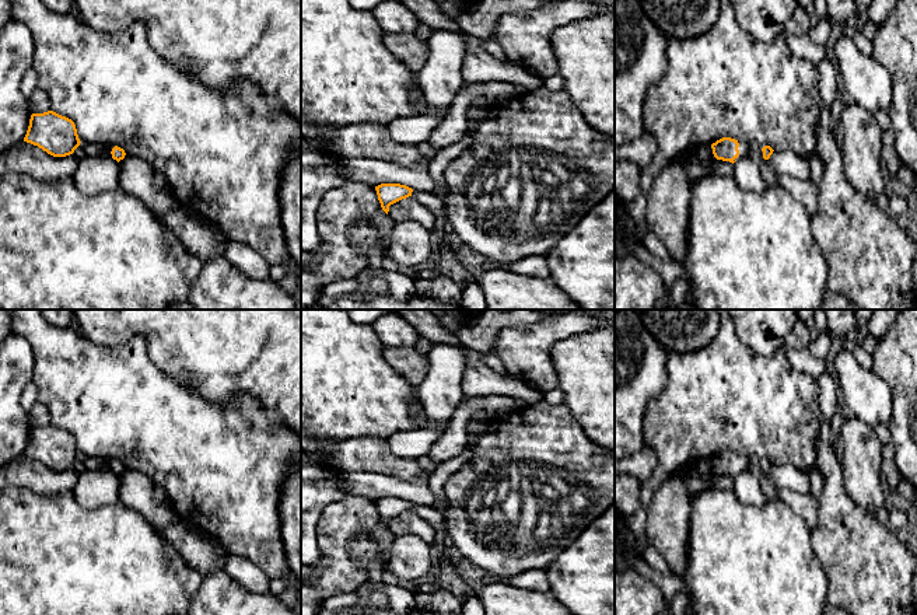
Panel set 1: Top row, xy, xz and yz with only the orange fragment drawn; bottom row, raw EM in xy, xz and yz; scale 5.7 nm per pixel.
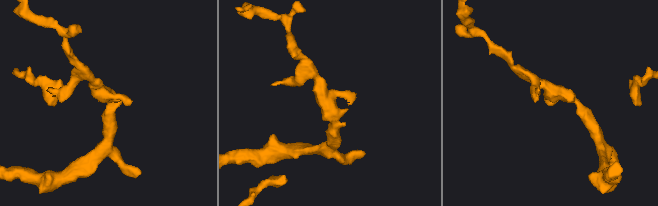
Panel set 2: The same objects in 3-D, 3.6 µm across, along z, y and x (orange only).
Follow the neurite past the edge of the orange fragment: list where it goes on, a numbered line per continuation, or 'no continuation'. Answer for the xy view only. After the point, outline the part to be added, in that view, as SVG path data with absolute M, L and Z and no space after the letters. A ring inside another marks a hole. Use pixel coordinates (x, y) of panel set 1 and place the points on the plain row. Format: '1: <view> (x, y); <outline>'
1: xy (91, 463); M87 457L83 459L87 469L106 468L111 471L112 471L111 465L113 461L115 461L113 458L108 458L108 457Z

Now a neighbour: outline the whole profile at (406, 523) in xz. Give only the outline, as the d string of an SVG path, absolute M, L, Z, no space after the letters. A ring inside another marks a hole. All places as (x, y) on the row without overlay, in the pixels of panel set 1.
M412 510L391 518L388 528L395 537L413 534L430 545L437 541L438 535L437 530Z

